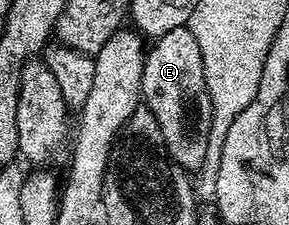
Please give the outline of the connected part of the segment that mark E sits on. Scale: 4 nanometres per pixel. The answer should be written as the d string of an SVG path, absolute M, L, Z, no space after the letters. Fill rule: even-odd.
M189 27L176 28L152 41L145 54L141 95L151 114L155 114L159 130L163 130L169 157L186 170L201 168L211 132L213 100L203 74L203 54L199 54L199 42L195 42Z

